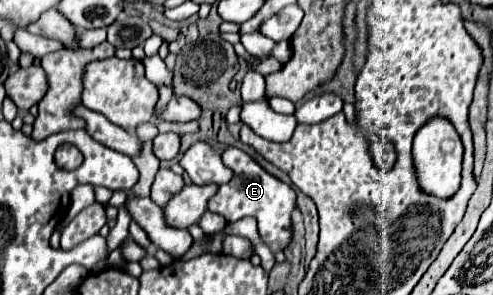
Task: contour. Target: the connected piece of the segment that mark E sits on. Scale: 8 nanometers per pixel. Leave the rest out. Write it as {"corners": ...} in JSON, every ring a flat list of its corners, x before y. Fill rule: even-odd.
{"corners":[[232,146,232,148,226,150,226,164,232,166,236,176,228,184,220,186,216,196,210,200,208,208,216,214,222,214,228,222,236,222,244,216,256,216,258,230,260,230,260,236,264,238,264,242,266,244,278,242,280,248,284,248,292,238,292,234,290,234,290,214,296,208,294,190,288,184,284,184,280,178,266,172,250,154,246,154,240,148]]}

